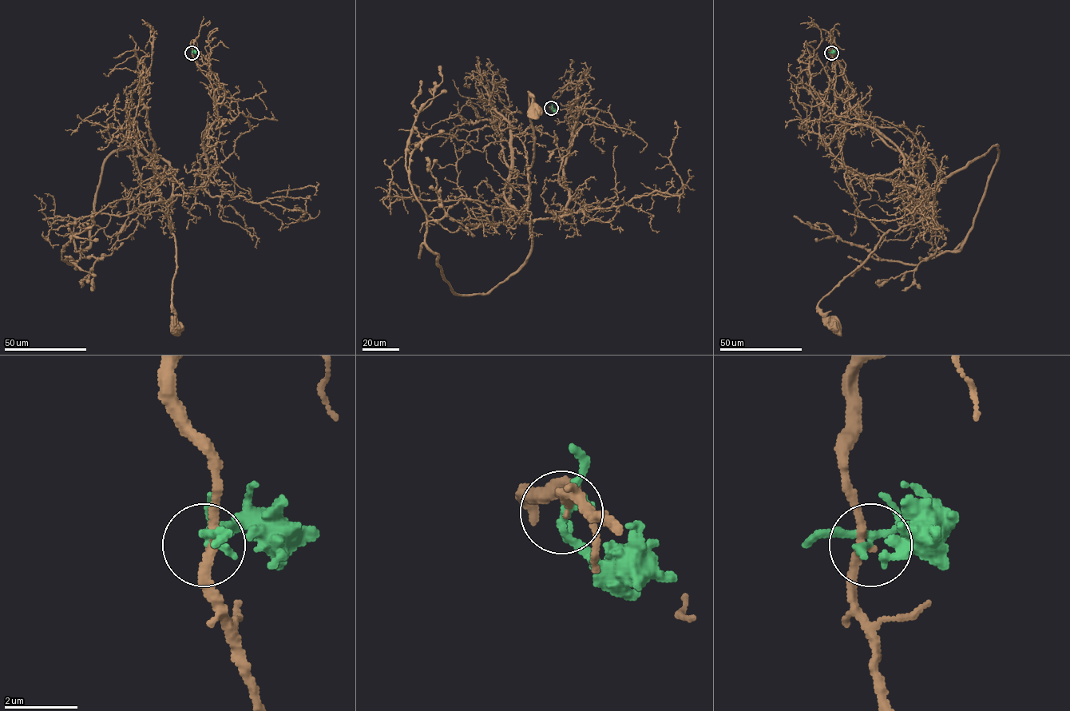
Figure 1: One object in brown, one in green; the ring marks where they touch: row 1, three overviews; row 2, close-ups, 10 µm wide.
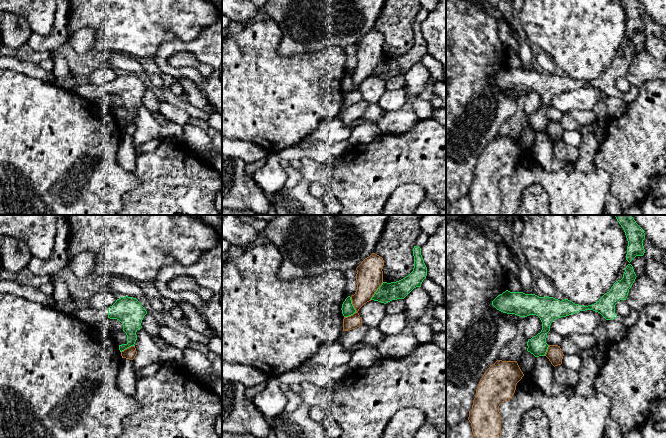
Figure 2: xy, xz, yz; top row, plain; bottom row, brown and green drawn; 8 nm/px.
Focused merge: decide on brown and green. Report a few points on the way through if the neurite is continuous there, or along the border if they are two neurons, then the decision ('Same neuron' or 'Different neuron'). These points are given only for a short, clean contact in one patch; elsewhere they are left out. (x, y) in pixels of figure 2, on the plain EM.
Different neuron

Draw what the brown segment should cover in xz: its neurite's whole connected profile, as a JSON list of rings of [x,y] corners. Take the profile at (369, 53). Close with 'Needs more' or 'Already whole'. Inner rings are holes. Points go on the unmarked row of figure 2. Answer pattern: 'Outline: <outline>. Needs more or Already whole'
Outline: [[[372,29],[356,44],[357,66],[351,72],[352,80],[356,88],[351,92],[344,93],[343,107],[349,107],[362,101],[362,94],[358,87],[364,80],[371,77],[377,65],[382,61],[383,42],[383,34]]]. Already whole

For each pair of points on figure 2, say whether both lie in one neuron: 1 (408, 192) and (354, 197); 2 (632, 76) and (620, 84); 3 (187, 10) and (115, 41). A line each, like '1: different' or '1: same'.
1: different
2: different
3: same

